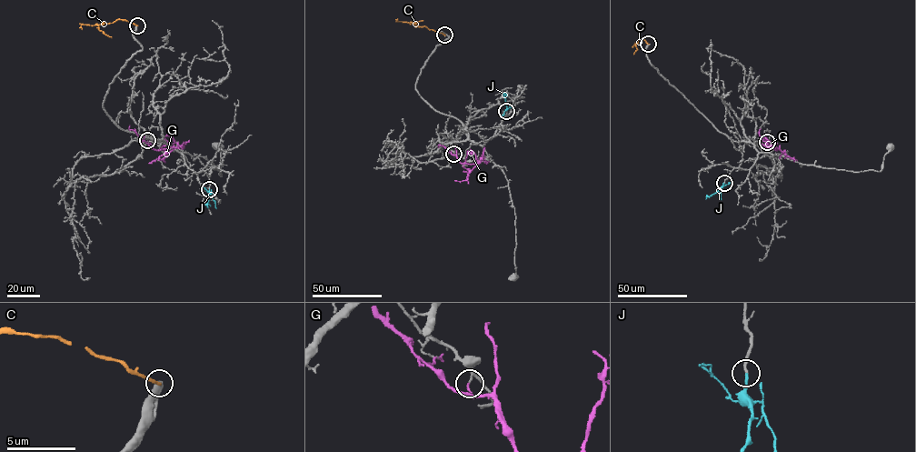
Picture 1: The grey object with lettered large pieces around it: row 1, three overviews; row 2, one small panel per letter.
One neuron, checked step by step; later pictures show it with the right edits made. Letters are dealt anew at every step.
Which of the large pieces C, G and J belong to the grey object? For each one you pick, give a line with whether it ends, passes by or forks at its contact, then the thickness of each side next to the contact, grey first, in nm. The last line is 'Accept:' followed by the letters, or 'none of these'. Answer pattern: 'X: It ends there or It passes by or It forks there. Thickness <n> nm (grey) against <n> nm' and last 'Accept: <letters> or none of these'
J: It ends there. Thickness 220 nm (grey) against 200 nm
Accept: J

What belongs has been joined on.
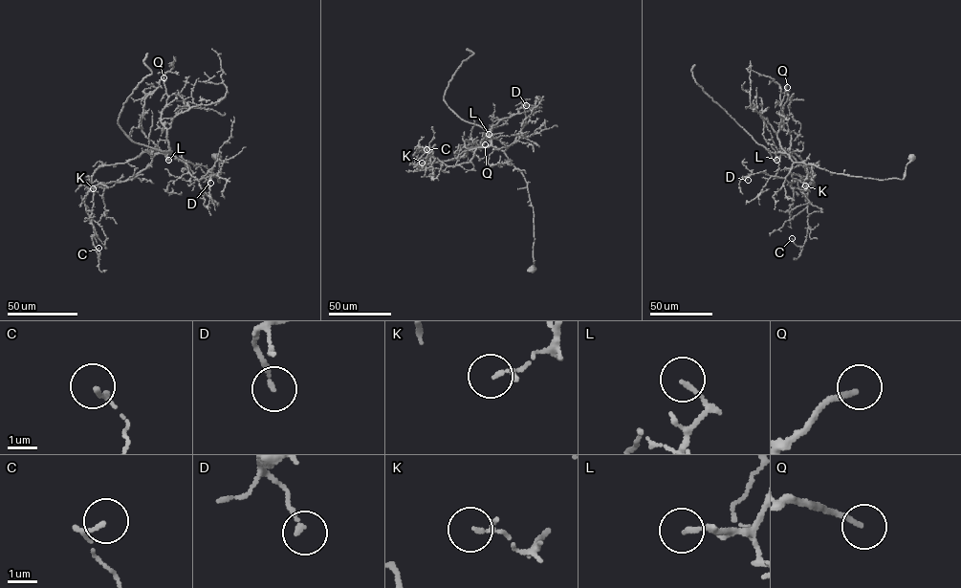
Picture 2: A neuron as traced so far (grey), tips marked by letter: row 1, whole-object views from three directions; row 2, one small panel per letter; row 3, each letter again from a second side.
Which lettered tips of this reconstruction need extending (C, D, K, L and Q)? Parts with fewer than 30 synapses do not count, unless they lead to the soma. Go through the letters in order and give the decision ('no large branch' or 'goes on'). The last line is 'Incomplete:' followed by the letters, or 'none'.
C: no large branch
D: no large branch
K: no large branch
L: no large branch
Q: no large branch
Incomplete: none

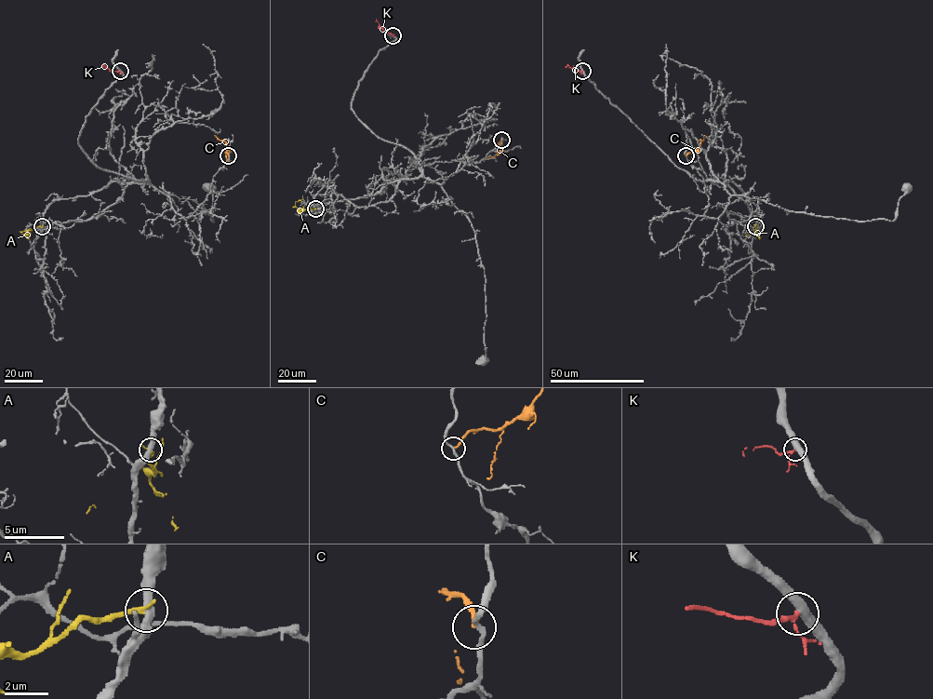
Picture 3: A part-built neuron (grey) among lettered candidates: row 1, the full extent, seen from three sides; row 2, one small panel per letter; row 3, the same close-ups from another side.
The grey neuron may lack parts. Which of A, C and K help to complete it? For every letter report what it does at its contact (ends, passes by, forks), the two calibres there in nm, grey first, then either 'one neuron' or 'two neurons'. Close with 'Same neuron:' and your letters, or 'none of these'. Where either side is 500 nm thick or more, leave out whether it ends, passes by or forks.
A: it ends | 400/260 nm | two neurons
C: it ends | 200/220 nm | two neurons
K: it passes by | 440/170 nm | two neurons
Same neuron: none of these

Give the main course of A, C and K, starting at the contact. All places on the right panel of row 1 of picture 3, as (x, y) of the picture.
A: (755, 226), (757, 230), (745, 235)
C: (686, 155), (699, 147), (704, 135)
K: (582, 71), (566, 67)

